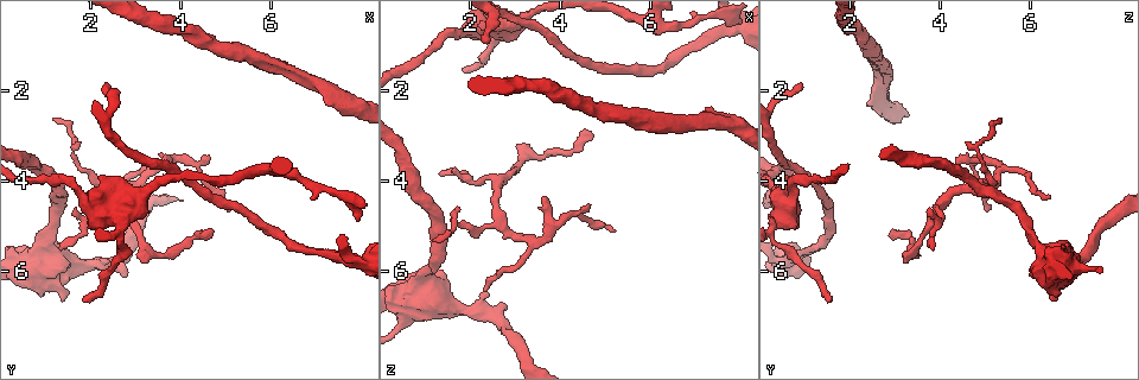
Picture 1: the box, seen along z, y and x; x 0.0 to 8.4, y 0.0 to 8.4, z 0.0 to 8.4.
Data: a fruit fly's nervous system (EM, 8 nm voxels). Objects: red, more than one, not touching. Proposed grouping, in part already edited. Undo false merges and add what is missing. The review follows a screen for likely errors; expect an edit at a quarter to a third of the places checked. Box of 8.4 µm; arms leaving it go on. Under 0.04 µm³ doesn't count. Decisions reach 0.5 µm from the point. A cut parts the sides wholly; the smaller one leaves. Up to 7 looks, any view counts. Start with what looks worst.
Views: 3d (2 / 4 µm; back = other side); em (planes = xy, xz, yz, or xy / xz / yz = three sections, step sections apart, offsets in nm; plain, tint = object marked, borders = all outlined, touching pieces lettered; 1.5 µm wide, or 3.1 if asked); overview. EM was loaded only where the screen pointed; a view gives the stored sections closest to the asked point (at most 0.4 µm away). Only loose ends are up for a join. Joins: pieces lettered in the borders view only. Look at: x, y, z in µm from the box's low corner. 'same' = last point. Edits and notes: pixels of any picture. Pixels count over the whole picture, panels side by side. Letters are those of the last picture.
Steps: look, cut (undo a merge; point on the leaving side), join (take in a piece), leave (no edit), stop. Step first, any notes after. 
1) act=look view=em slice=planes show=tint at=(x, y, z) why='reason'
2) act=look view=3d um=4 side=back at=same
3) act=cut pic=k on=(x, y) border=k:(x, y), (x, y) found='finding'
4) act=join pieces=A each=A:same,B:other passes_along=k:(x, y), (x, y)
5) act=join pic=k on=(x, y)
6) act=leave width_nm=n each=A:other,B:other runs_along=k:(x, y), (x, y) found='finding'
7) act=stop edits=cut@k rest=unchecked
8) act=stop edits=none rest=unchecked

act=look view=3d um=2 at=(2.35, 1.80, 0.90) why='tapers out'

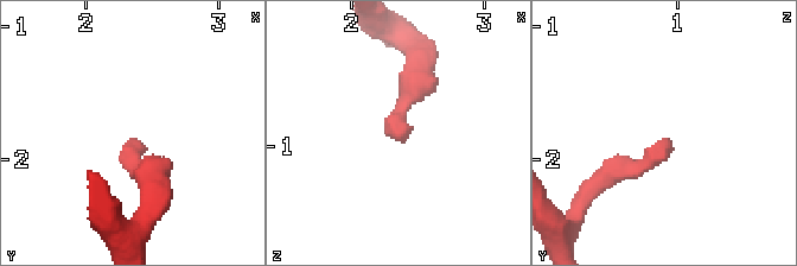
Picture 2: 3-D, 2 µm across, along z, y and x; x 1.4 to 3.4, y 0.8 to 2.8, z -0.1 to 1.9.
act=look view=em slice=xz step=4 show=tint at=(2.34, 1.84, 0.96) why='need the tissue'

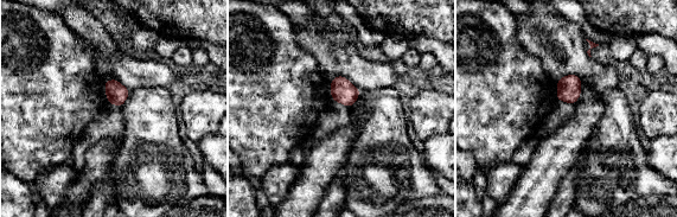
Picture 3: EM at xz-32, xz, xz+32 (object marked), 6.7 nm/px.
act=look view=em slice=planes show=borders at=same

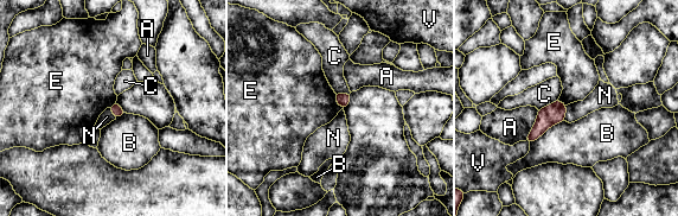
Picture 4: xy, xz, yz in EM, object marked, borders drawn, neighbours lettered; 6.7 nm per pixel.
act=join pieces=N each=A:other,B:other,C:other,E:other,N:same,V:other passes_along=4:(555, 113), (565, 112), (599, 99) found='the neuron continues'

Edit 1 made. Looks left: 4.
act=look view=3d um=4 side=back at=(1.85, 6.70, 1.55) why='tapers out'

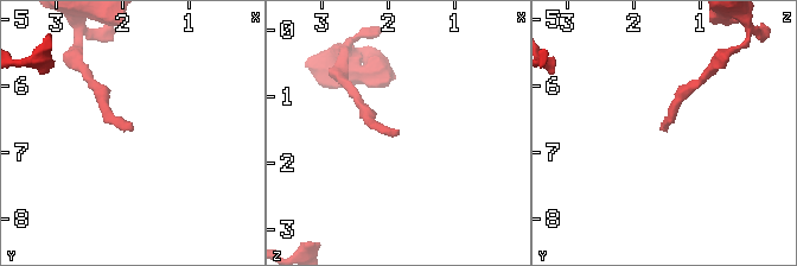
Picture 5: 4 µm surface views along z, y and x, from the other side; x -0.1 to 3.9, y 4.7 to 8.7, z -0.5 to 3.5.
act=look view=em slice=xy step=8 show=borders at=(1.85, 6.65, 1.50)

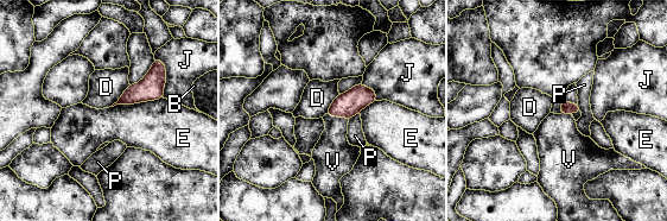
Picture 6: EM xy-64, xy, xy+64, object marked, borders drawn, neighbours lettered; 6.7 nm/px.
act=join pieces=V longest_contact=E:360nm each=B:other,D:other,E:other,J:other,P:other,V:same passes_along=6:(348, 105), (337, 115), (332, 151) found='it goes on there'

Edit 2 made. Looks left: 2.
act=stop edits=join@4,join@6 rest=unchecked

